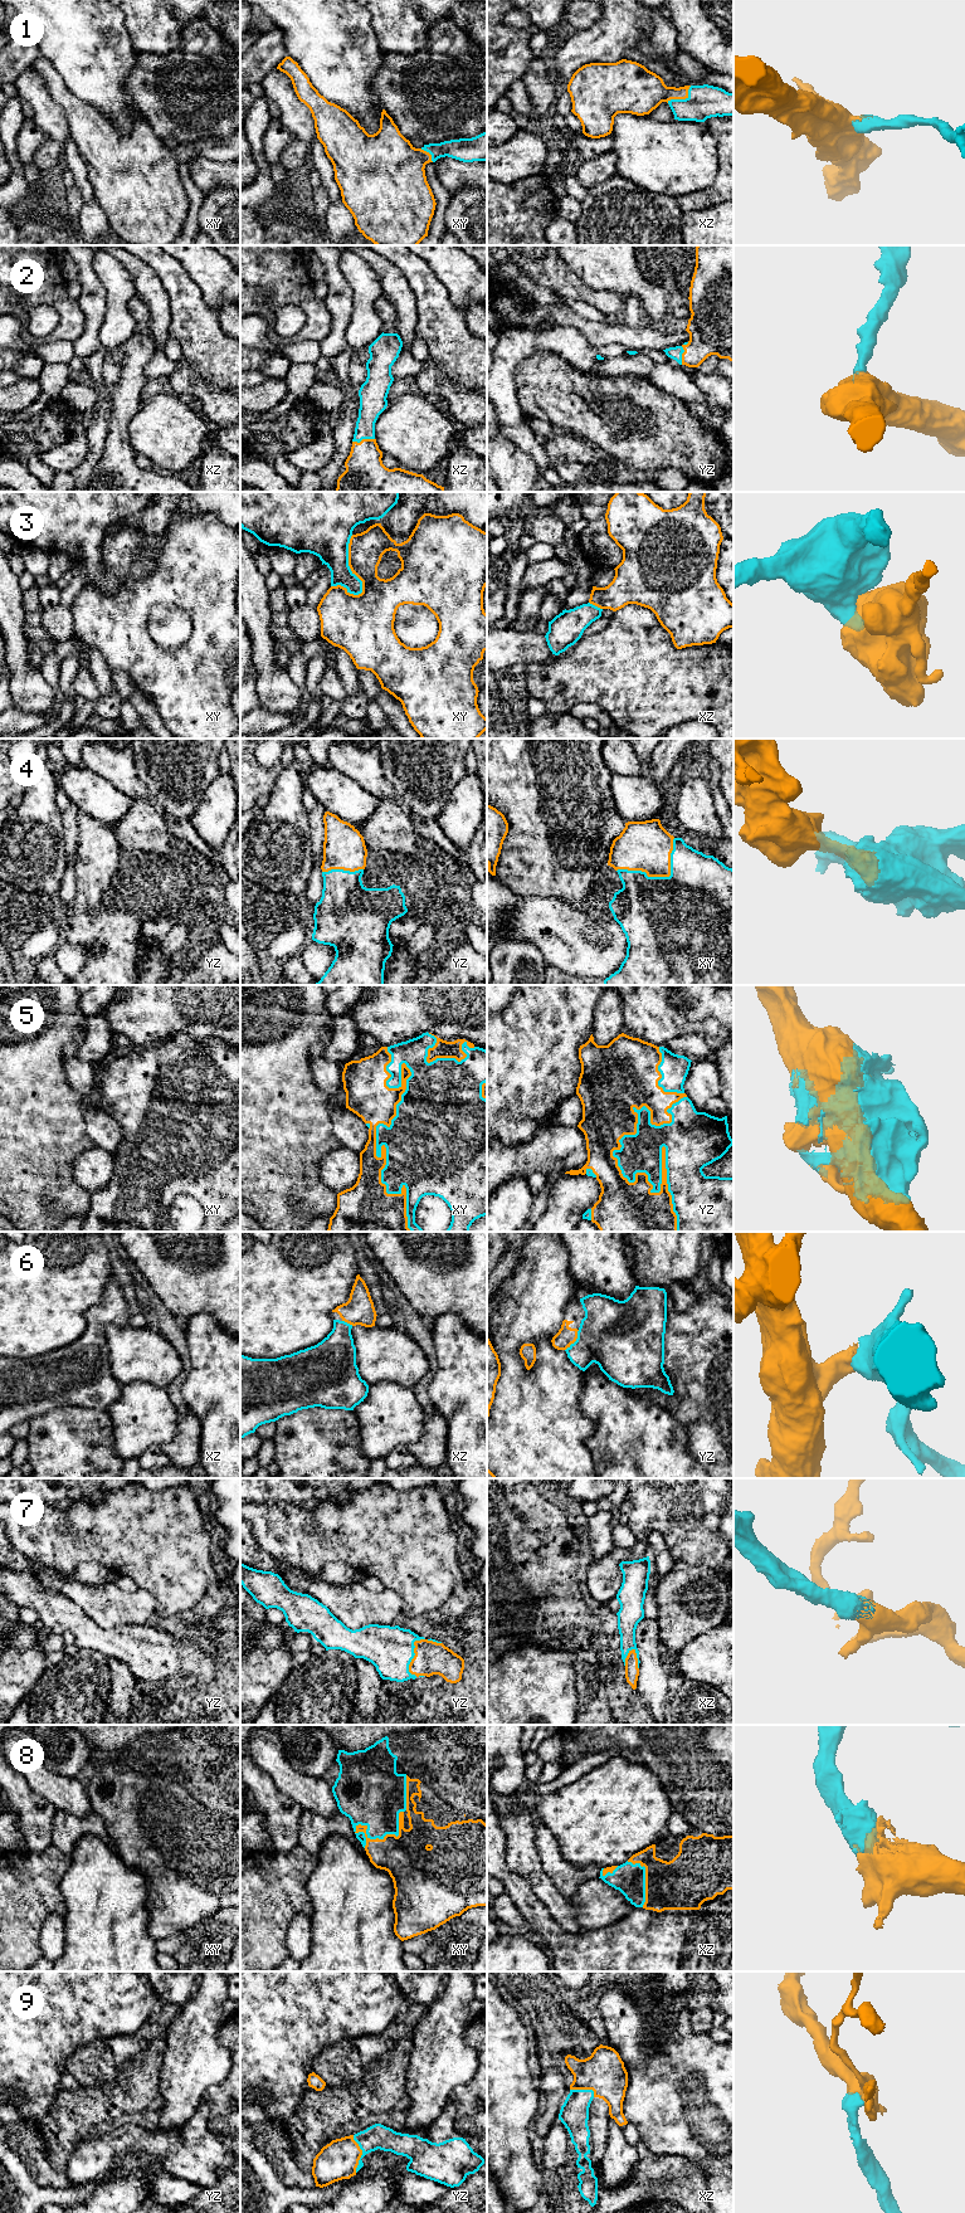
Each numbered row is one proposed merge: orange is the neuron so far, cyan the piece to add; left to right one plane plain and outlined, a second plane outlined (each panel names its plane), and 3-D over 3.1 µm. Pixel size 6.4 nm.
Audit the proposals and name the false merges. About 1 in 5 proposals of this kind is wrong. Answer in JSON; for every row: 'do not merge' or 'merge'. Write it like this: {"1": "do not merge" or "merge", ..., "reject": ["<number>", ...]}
{"1": "merge", "2": "merge", "3": "do not merge", "4": "merge", "5": "merge", "6": "merge", "7": "merge", "8": "merge", "9": "merge", "reject": ["3"]}

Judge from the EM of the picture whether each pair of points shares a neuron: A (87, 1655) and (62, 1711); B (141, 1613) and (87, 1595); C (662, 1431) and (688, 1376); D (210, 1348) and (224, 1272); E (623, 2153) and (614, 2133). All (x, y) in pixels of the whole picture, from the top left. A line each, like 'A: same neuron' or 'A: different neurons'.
A: same neuron
B: same neuron
C: different neurons
D: different neurons
E: same neuron

